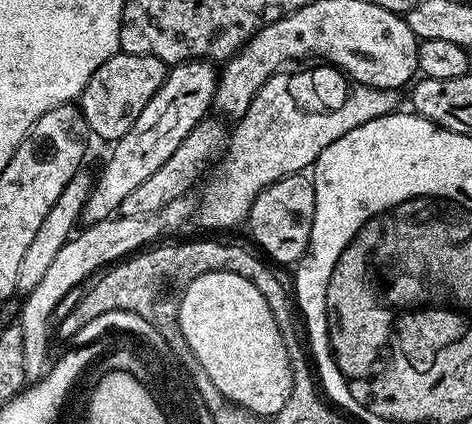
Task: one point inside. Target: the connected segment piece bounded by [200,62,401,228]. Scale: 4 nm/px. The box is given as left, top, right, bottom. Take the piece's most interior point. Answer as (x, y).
(295, 115)

